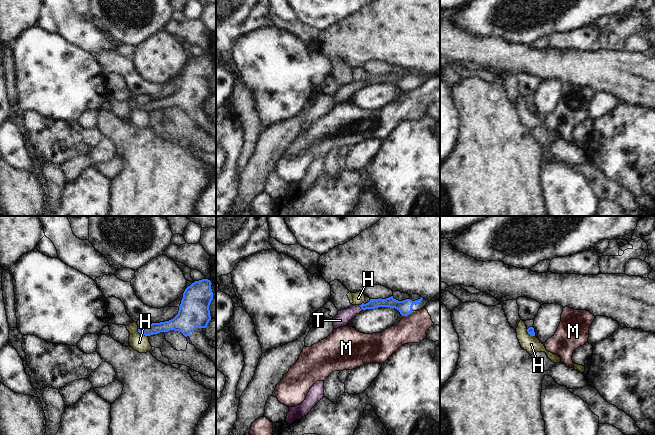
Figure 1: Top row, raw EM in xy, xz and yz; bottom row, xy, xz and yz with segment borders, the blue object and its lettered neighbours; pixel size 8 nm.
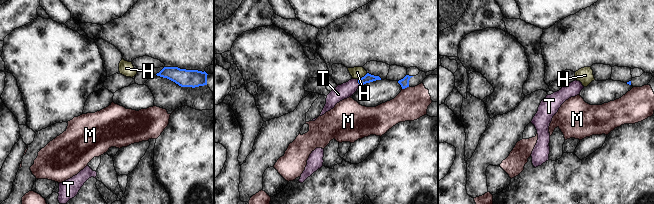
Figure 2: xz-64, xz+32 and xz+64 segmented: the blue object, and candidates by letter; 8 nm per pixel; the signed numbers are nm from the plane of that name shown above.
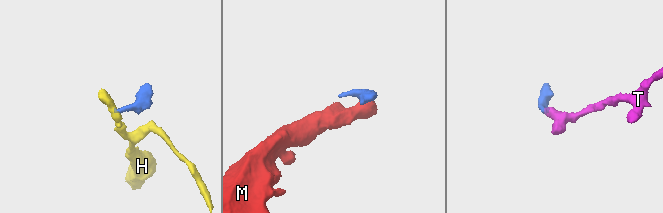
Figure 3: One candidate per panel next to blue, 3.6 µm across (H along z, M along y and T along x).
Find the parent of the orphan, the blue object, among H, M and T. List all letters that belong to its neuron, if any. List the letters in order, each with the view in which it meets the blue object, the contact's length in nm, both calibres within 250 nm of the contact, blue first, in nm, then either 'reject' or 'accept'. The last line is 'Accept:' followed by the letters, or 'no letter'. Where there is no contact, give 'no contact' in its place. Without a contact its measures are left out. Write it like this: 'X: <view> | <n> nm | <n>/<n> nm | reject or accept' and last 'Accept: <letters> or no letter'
H: xy | 110 nm | 90/140 nm | reject
M: xz | 100 nm | 110/220 nm | reject
T: xz | 60 nm | 80/120 nm | accept
Accept: T

